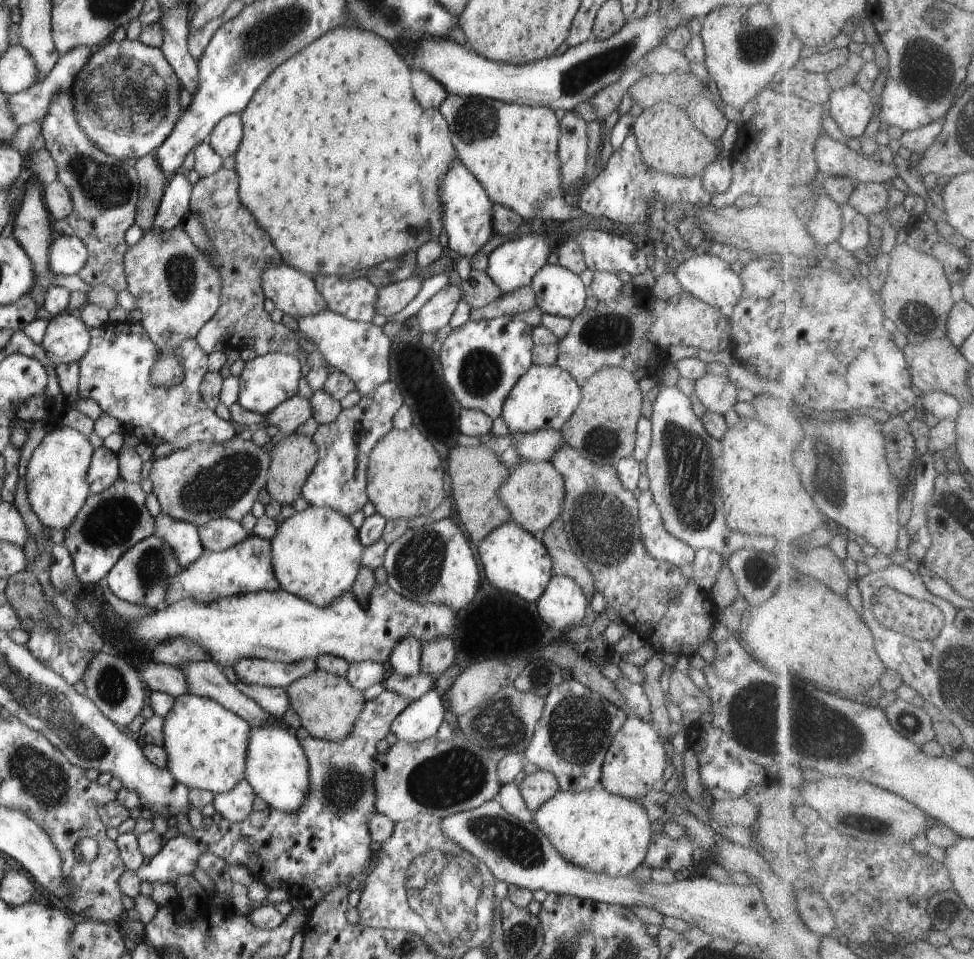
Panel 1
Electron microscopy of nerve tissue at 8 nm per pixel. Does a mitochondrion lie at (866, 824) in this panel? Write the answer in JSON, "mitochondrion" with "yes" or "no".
{"mitochondrion":"yes"}

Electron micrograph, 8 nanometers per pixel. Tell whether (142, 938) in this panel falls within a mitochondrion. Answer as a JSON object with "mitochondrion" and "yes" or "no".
{"mitochondrion":"no"}

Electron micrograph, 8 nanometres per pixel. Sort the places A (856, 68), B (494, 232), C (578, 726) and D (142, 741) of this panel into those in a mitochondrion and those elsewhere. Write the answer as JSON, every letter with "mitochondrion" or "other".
{"A":"other","B":"other","C":"mitochondrion","D":"other"}

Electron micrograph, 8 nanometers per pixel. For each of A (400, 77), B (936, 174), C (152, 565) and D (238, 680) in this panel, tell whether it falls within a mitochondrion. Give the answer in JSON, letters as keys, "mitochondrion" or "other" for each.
{"A":"other","B":"other","C":"mitochondrion","D":"other"}

